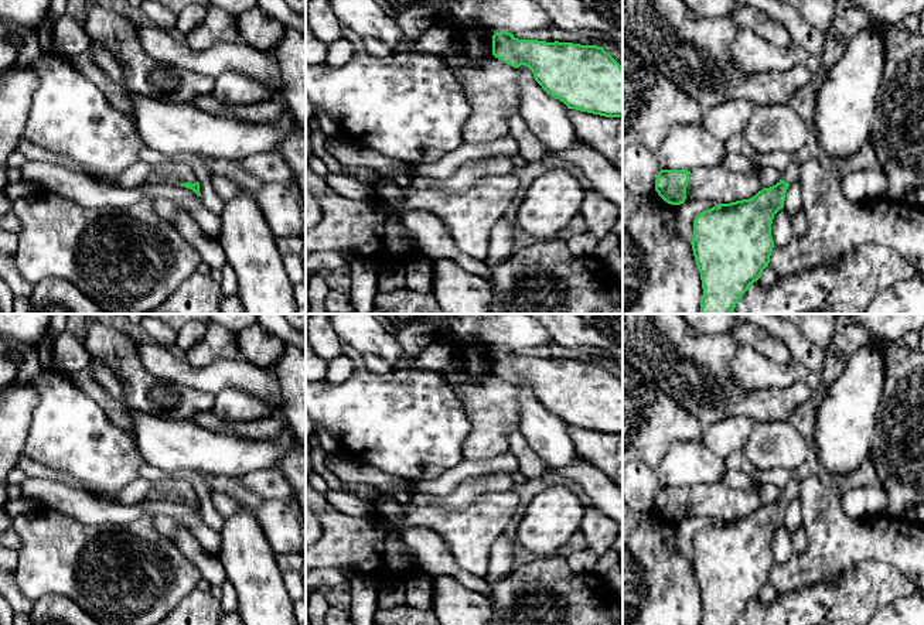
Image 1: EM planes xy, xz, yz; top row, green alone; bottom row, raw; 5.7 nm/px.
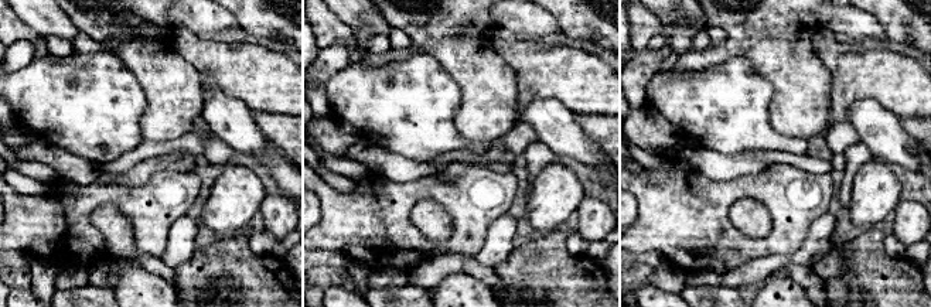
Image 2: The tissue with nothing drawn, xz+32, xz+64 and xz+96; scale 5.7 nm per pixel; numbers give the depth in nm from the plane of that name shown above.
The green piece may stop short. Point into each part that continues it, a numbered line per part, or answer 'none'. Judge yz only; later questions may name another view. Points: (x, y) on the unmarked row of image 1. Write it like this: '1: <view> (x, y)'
1: yz (793, 489)

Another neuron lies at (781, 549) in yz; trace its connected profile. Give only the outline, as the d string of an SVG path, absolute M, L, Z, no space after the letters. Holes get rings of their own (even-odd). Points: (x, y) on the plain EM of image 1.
M784 525L774 532L771 554L774 557L774 564L785 563L792 554L791 533L784 527Z

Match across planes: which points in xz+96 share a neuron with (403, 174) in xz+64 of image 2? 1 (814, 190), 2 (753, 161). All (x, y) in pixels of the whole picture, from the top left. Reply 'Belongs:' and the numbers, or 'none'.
Belongs: 2

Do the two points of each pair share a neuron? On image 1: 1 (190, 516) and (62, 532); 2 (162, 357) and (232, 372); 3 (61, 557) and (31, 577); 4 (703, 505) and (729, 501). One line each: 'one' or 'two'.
1: two
2: one
3: one
4: one

